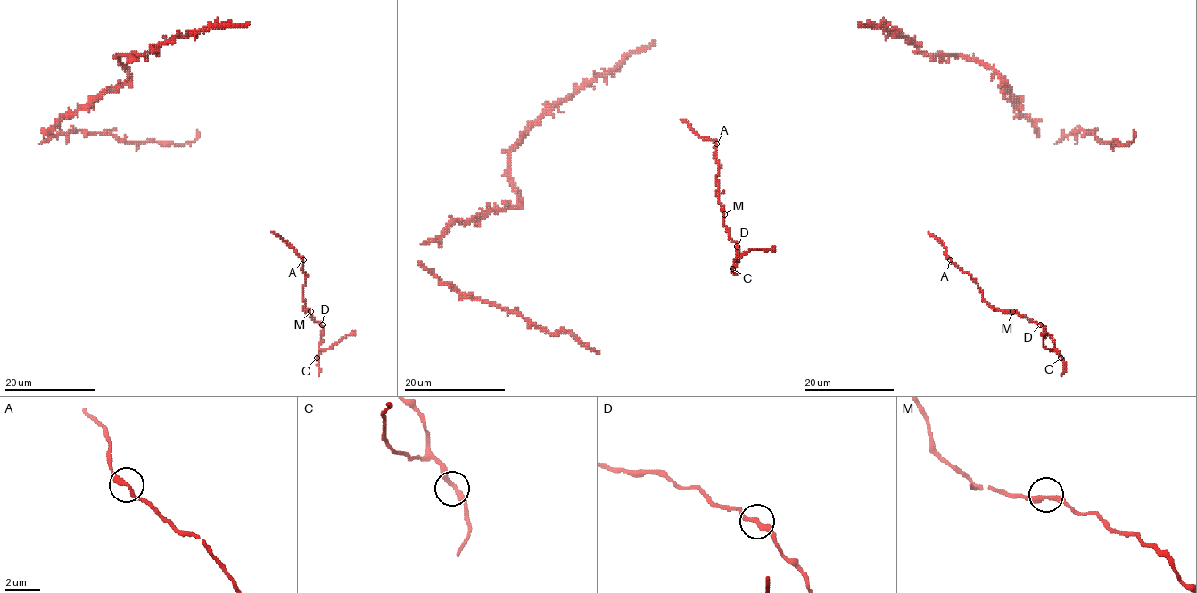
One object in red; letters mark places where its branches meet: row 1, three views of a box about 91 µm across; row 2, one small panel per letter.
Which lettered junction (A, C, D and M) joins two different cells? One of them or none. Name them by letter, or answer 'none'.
none

